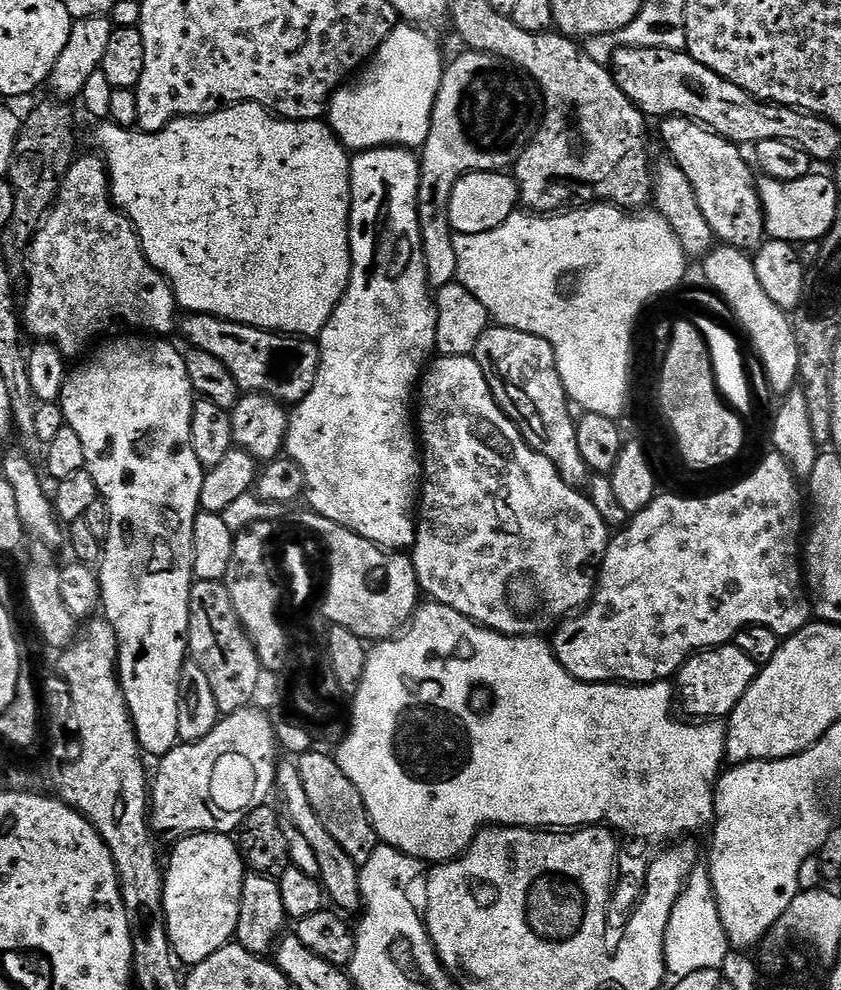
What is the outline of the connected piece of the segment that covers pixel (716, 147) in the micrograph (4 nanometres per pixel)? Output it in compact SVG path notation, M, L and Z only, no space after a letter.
M666 116L659 121L660 140L669 152L671 163L677 164L690 178L690 186L694 186L694 198L698 198L698 206L706 217L706 226L710 226L713 237L721 245L741 250L752 250L765 239L764 207L760 201L760 189L757 177L752 177L754 168L751 163L744 161L741 145L731 144L724 136L719 136L711 128L699 124L685 116Z

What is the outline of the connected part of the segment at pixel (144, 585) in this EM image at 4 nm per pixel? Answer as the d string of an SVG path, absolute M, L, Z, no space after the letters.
M124 334L121 340L105 339L99 345L96 357L80 369L69 371L64 389L59 398L60 409L64 412L64 423L77 432L82 438L82 451L86 454L86 470L90 478L94 478L96 491L102 497L102 504L108 507L108 540L102 544L102 559L98 565L100 577L100 599L102 616L108 625L116 631L118 649L118 675L124 697L128 703L128 712L132 715L132 724L136 728L136 737L141 749L149 757L164 757L178 743L178 682L182 674L182 666L188 651L188 619L190 618L190 590L194 583L192 574L192 543L194 542L194 522L196 513L200 511L200 495L204 481L205 468L198 462L198 454L194 454L192 445L192 406L194 393L190 386L190 374L186 374L184 352L168 344L164 338L145 338L140 334Z

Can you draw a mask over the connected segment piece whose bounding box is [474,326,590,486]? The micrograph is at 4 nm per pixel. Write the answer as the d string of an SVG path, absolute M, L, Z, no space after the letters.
M489 326L478 338L474 359L478 362L478 366L482 366L482 374L486 374L486 382L498 406L516 423L516 428L525 442L538 454L550 458L553 466L560 471L561 478L568 484L583 485L590 475L590 469L582 458L582 450L578 450L576 422L570 418L567 410L569 399L562 386L562 378L558 374L558 366L550 342L522 330Z

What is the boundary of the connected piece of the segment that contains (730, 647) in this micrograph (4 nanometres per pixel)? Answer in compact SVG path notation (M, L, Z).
M735 643L723 644L721 648L705 648L704 651L697 652L680 667L674 677L674 696L678 701L679 711L681 708L685 712L683 715L688 718L727 718L731 716L733 710L738 706L742 694L746 694L746 690L750 690L757 671L756 663L750 658L746 658L746 654L742 654L742 650L738 650Z

